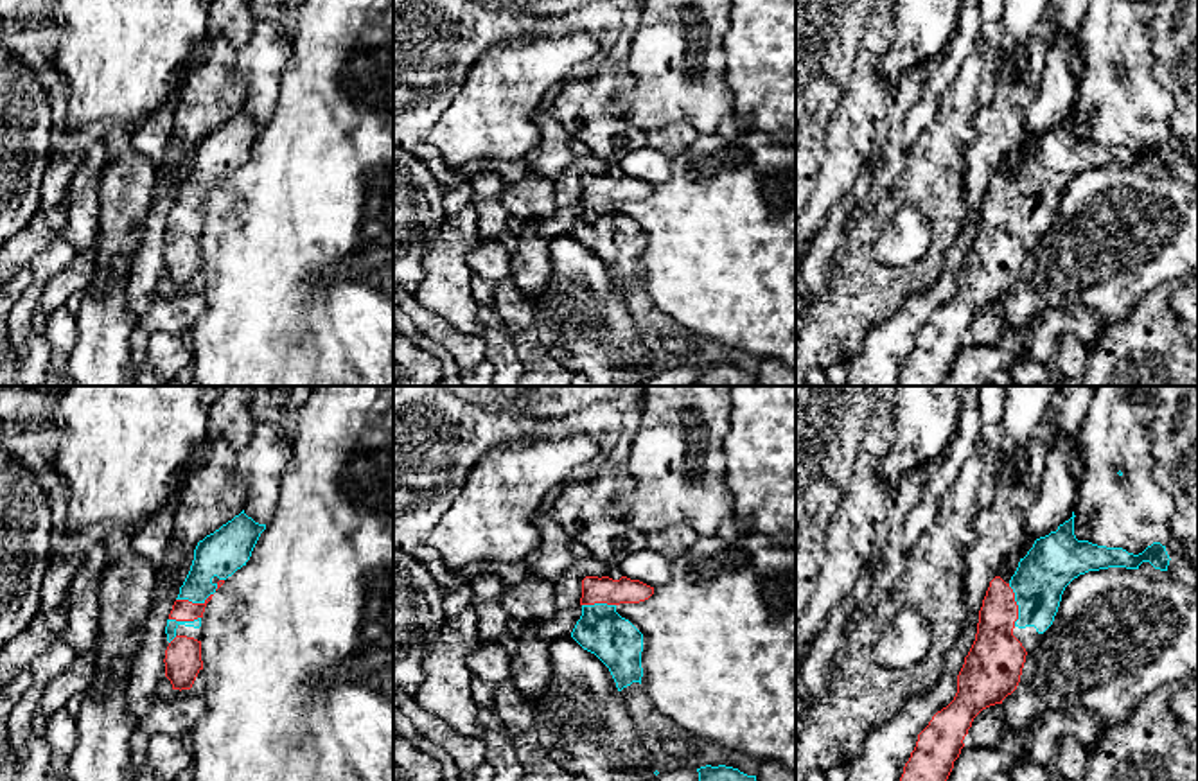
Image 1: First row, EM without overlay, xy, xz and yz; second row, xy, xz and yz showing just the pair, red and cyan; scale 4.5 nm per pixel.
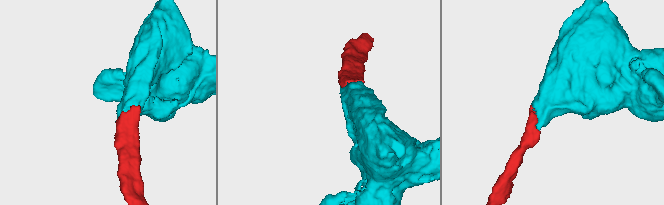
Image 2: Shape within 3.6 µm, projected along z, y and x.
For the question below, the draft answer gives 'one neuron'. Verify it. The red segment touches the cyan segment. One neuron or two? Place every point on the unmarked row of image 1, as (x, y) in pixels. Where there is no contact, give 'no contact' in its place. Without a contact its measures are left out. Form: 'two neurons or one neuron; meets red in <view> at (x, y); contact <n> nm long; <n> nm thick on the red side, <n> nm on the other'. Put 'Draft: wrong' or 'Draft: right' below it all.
one neuron; meets red in yz at (1017, 203); contact 190 nm long; 240 nm thick on the red side, 240 nm on the other
Draft: right

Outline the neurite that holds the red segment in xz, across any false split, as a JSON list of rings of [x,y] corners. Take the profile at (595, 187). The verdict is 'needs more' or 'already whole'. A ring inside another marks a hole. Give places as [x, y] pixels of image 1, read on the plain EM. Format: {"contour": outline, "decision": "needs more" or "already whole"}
{"contour": [[[586,174],[582,178],[582,214],[571,235],[595,251],[611,269],[618,289],[632,280],[641,282],[643,232],[616,210],[620,201],[639,201],[654,192],[654,185],[621,174]]], "decision": "needs more"}

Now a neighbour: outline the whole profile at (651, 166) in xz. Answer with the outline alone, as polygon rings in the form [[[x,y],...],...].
[[[647,145],[629,151],[620,160],[620,165],[623,174],[639,178],[654,187],[665,183],[672,174],[672,158]]]

